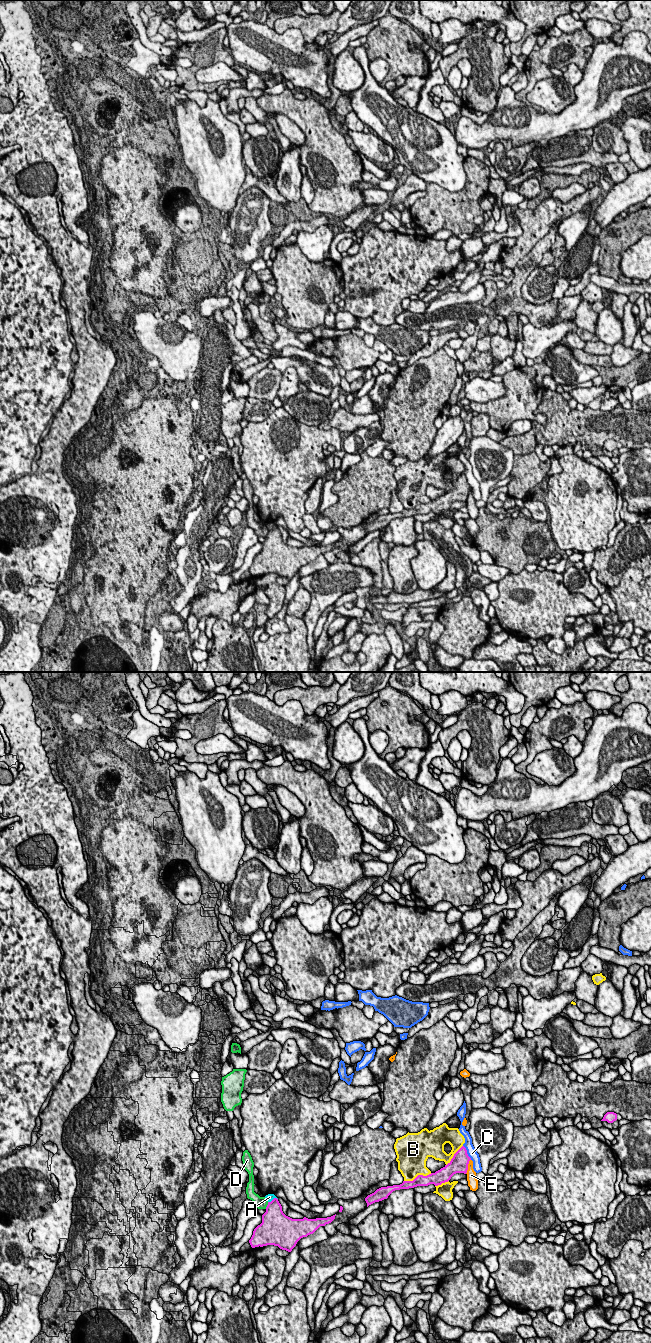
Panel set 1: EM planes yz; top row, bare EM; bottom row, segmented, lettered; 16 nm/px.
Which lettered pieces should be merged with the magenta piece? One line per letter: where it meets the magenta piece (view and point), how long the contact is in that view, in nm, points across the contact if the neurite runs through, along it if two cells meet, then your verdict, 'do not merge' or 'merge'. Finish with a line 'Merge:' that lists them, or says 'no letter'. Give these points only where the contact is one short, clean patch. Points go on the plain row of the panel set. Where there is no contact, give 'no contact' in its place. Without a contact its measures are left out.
A: contact yz (272, 528); length 170 nm; border yz (277, 526), (268, 530); do not merge
B: contact yz (418, 503); length 460 nm; do not merge
C: contact yz (466, 480); length 280 nm; do not merge
D: contact yz (267, 533); length 120 nm; border yz (268, 530), (265, 536); do not merge
E: contact yz (467, 494); length 260 nm; do not merge
Merge: no letter

